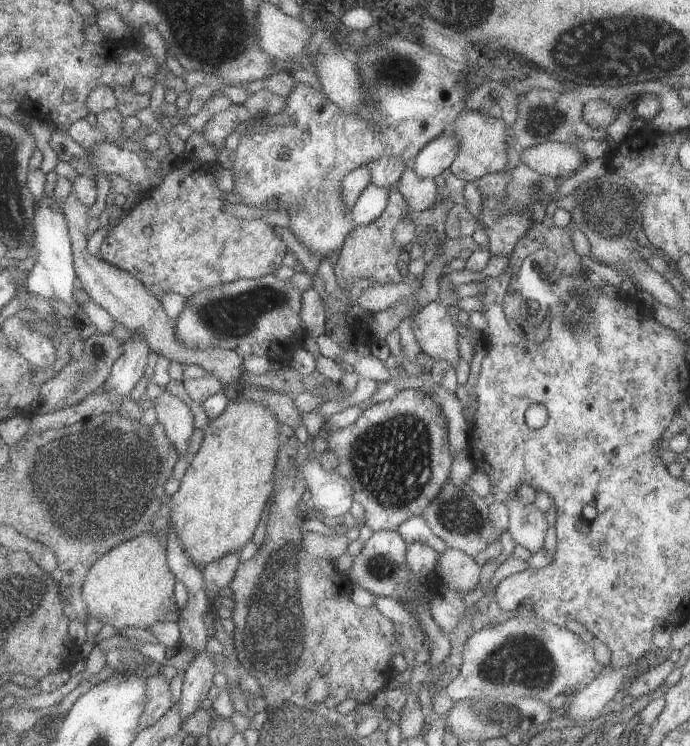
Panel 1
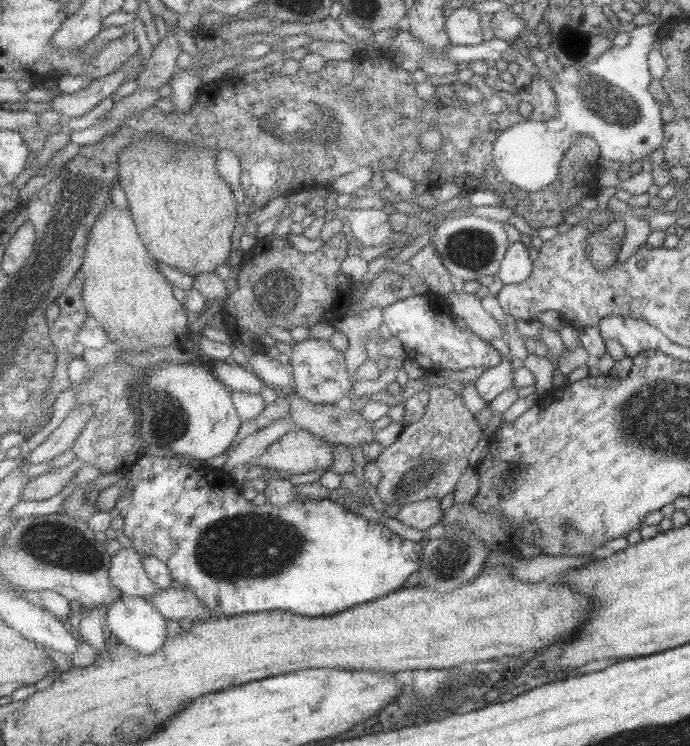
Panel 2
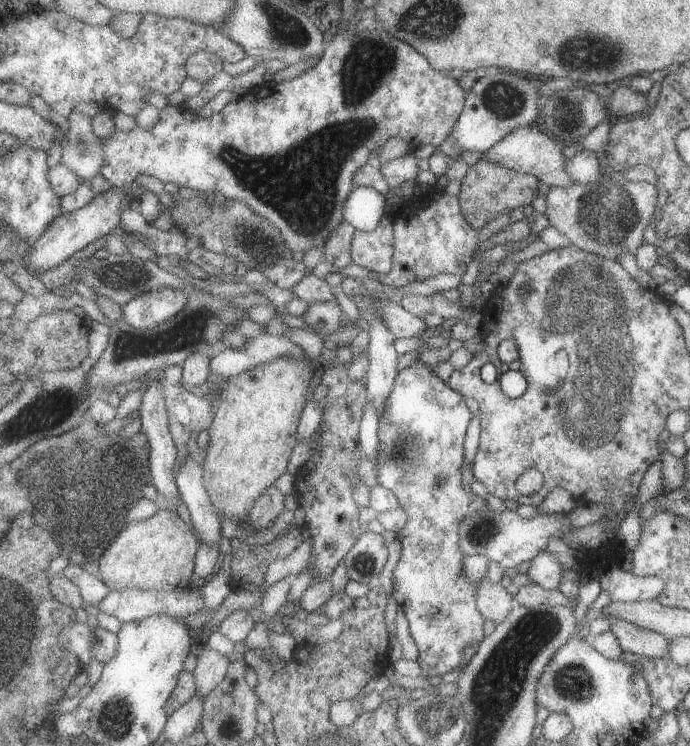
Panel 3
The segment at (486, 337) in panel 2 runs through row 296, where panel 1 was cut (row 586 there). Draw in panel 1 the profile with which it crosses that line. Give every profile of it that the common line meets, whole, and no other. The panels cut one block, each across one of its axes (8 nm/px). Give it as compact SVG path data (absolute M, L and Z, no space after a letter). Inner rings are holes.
M448 547L439 555L435 573L442 585L463 597L478 586L480 570L481 566L474 561L473 556Z

